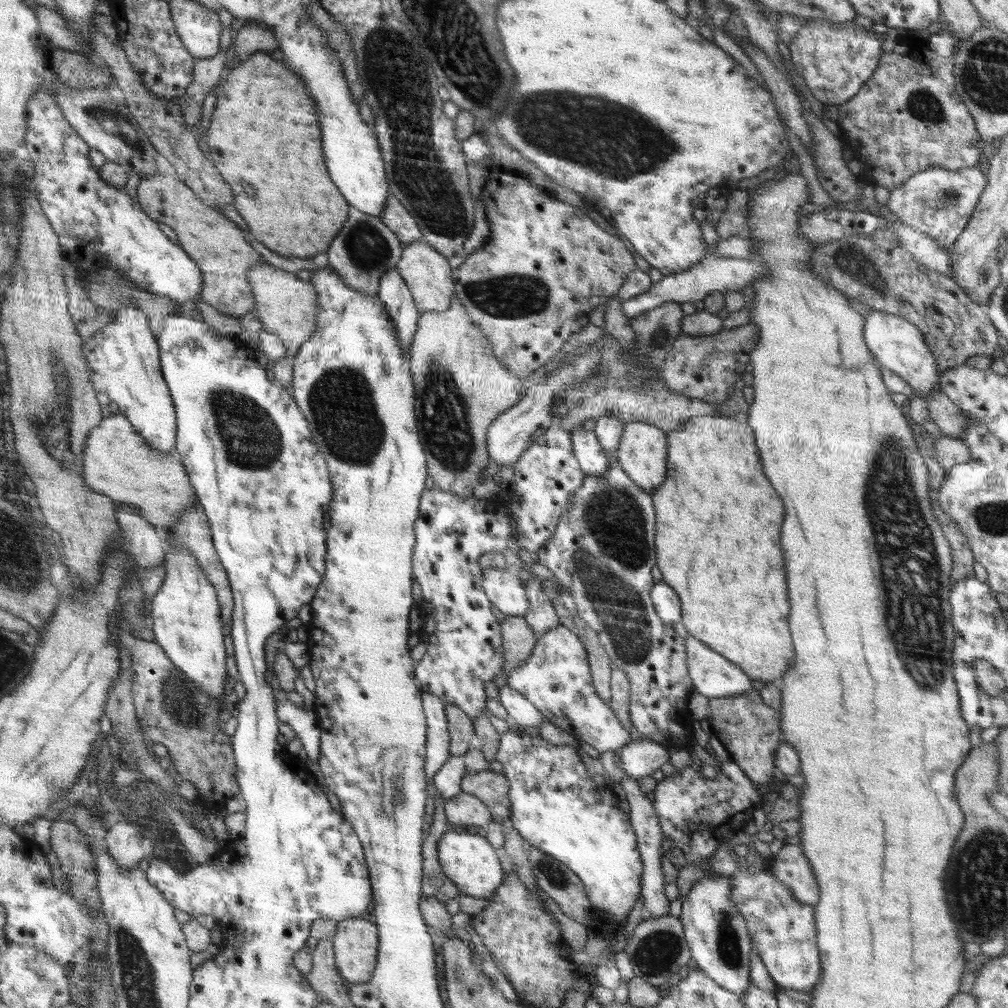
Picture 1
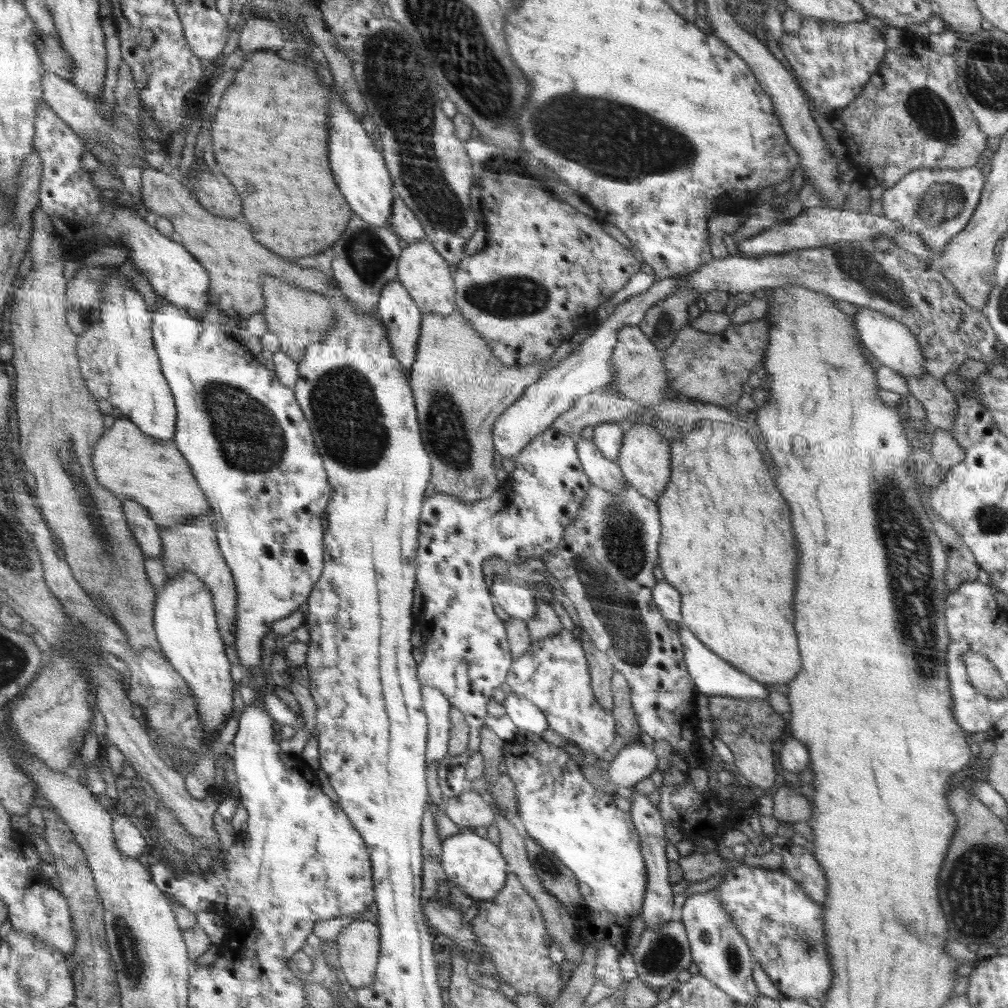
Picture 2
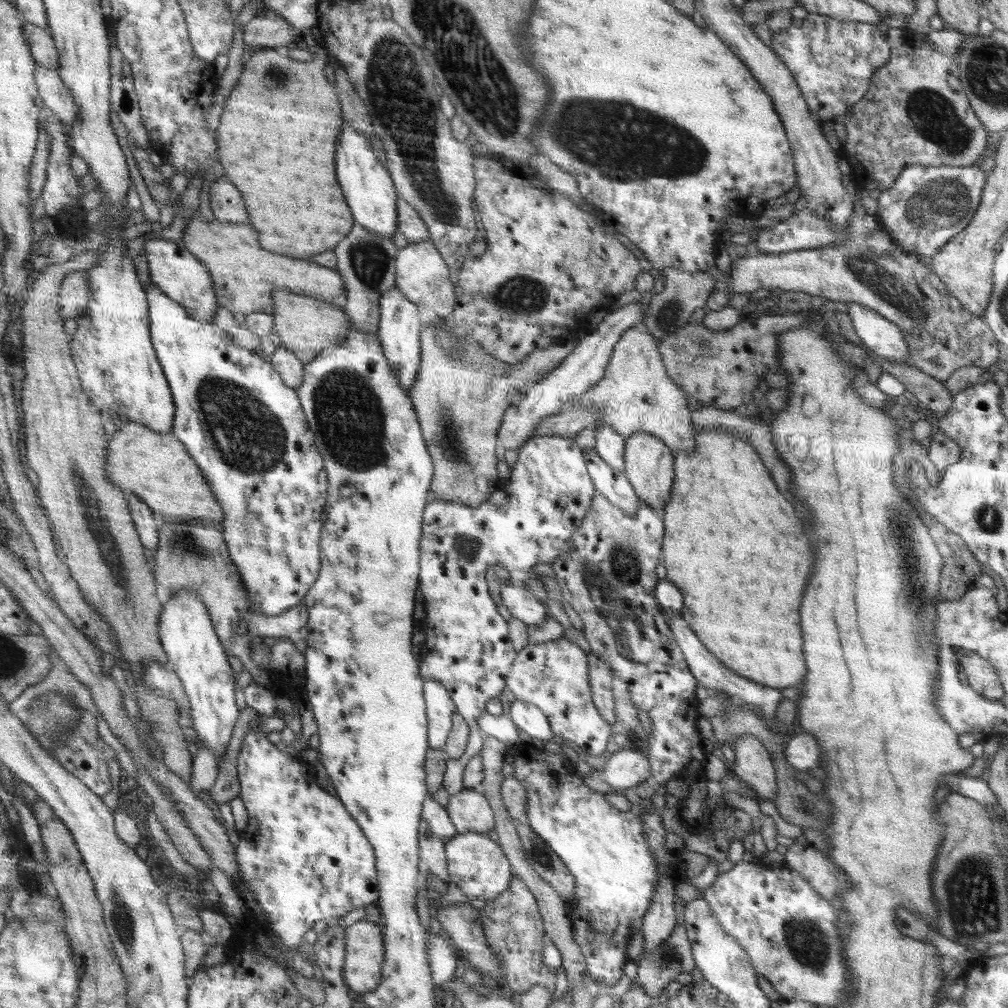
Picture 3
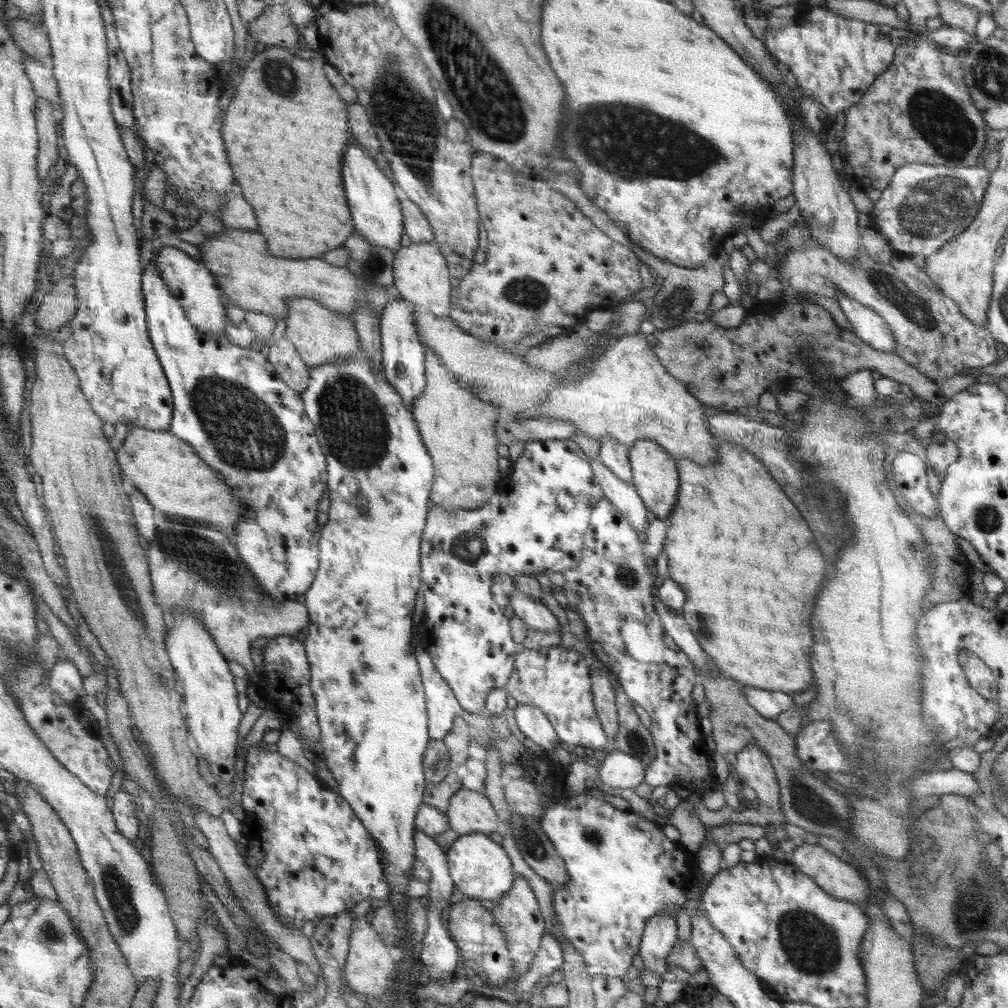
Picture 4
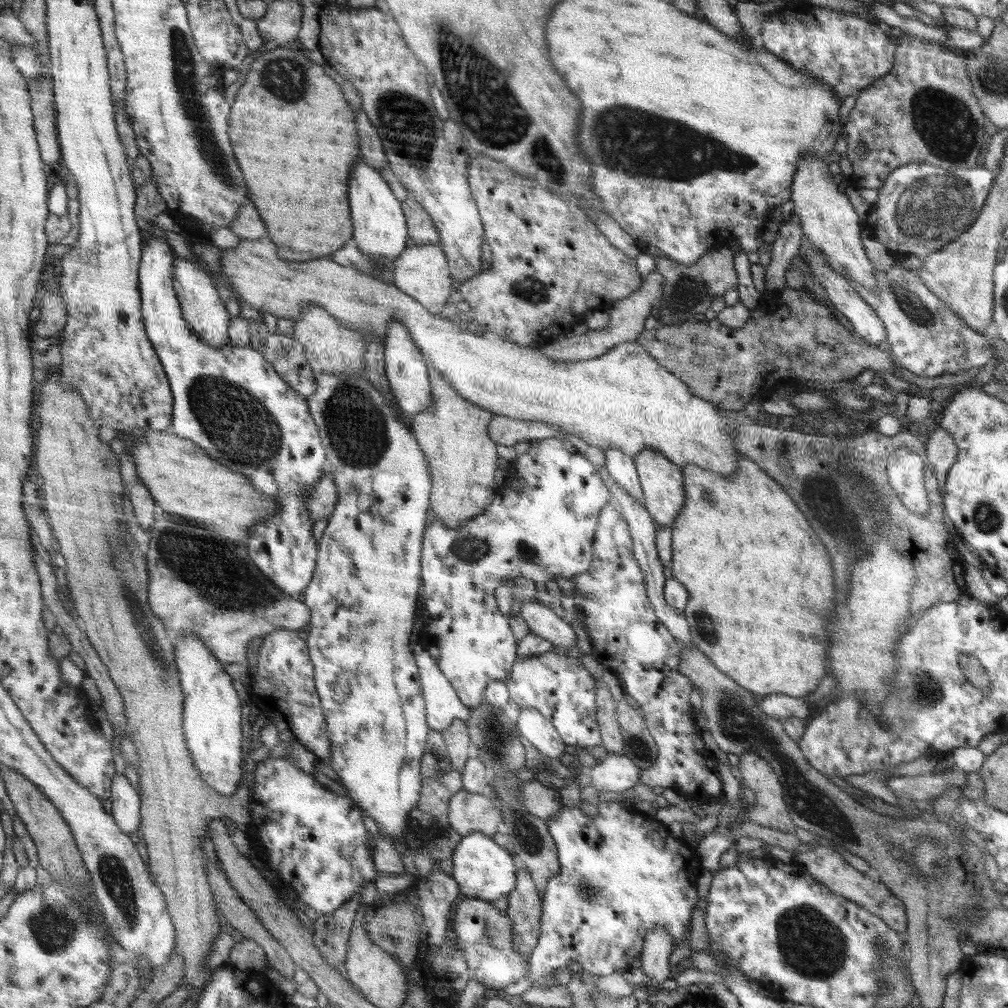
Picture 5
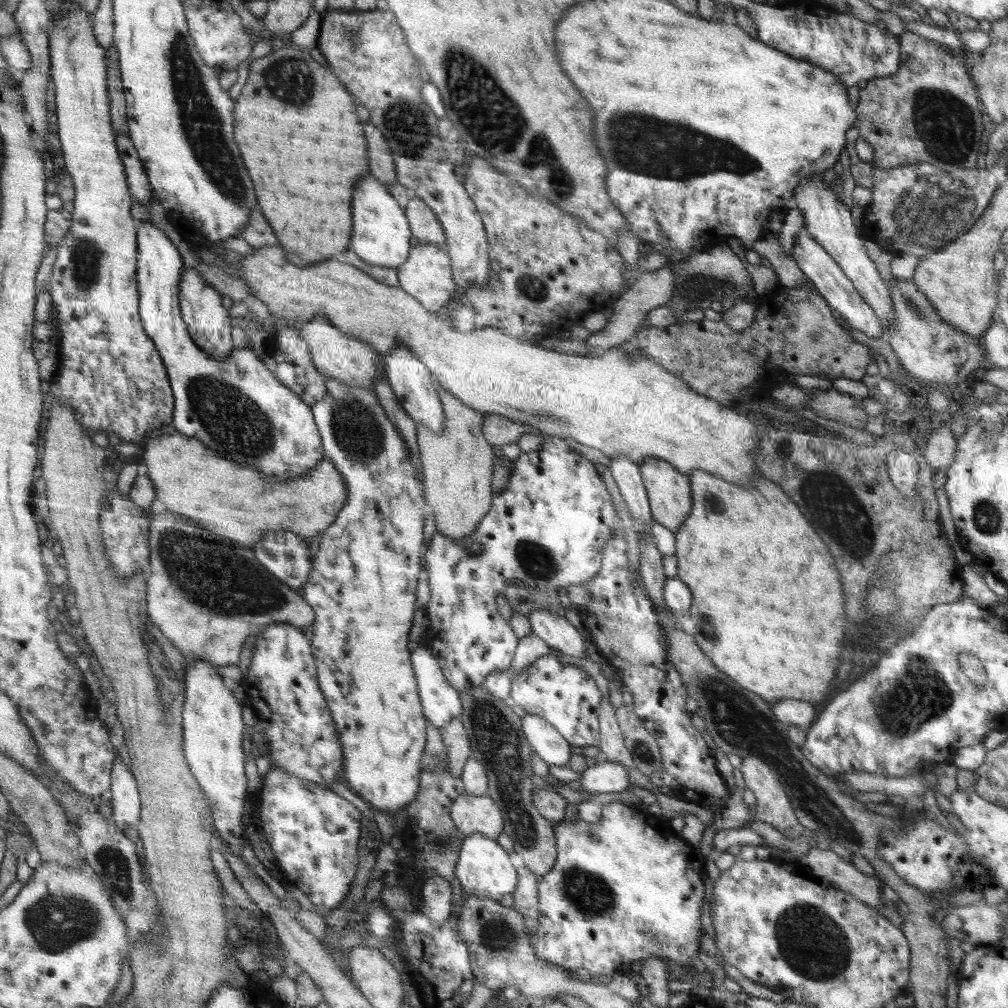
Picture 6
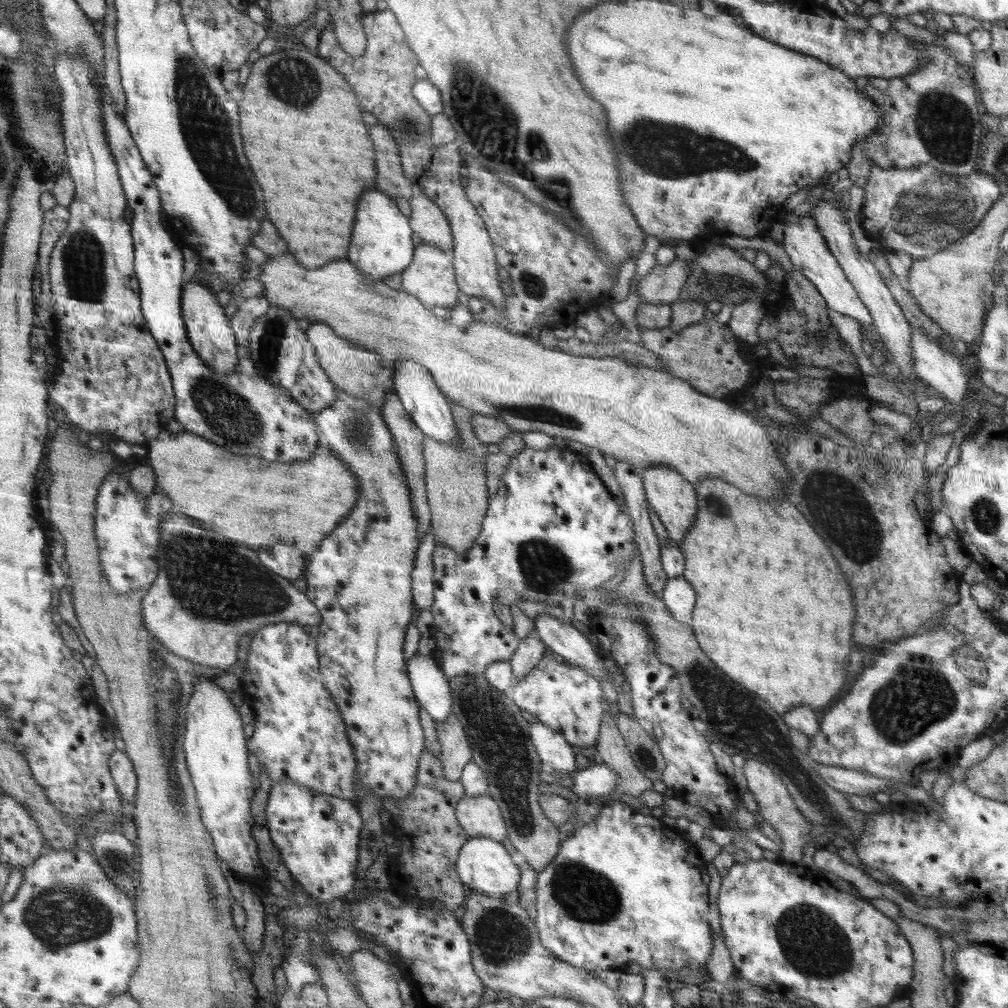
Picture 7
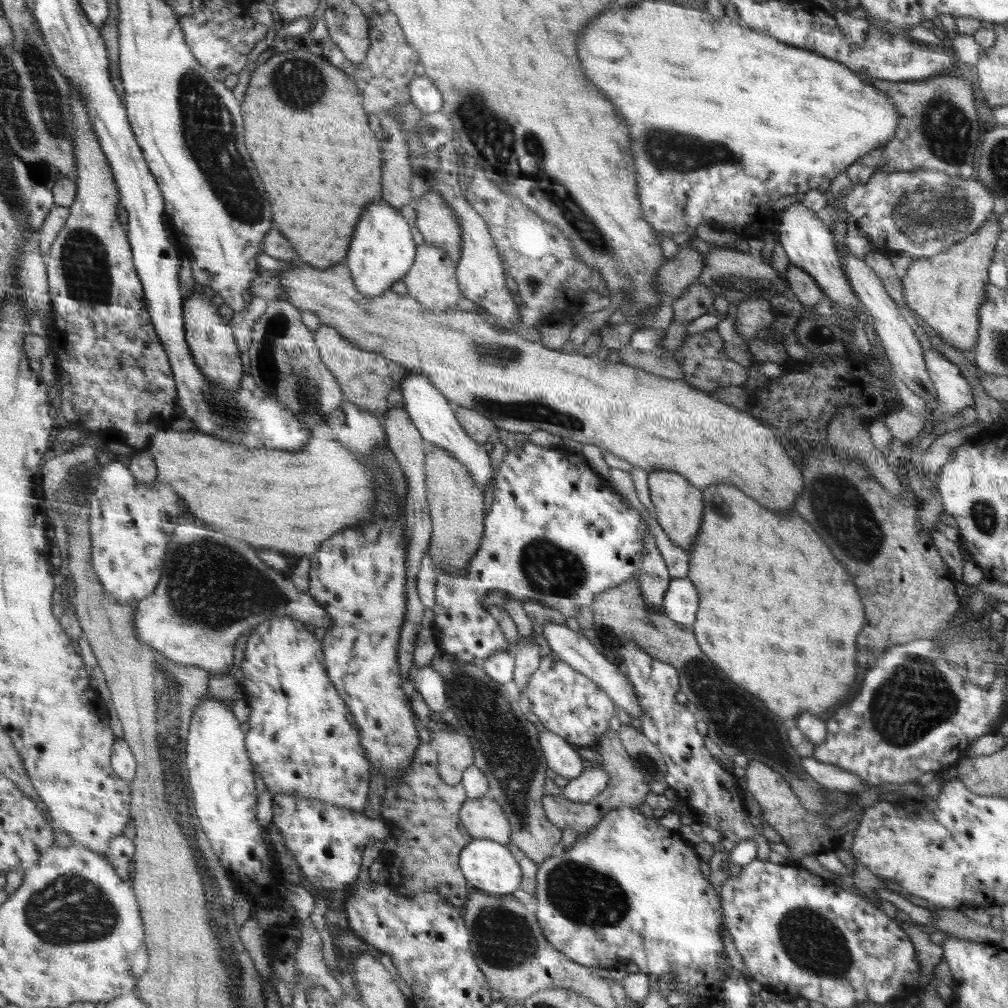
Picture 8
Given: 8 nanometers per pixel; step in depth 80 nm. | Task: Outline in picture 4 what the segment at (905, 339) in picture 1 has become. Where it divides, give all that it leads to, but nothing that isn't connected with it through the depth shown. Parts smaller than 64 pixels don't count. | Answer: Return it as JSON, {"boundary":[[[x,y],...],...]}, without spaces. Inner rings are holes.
{"boundary":[[[837,292],[837,301],[846,315],[853,333],[876,350],[895,352],[895,338],[887,322],[870,307]]]}

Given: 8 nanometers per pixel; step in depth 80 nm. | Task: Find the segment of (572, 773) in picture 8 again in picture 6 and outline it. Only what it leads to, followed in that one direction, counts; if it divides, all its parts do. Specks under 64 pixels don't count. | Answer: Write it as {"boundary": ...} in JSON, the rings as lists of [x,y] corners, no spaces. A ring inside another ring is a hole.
{"boundary":[[[522,713],[521,725],[526,741],[544,762],[554,766],[568,766],[572,747],[561,734],[541,716]]]}

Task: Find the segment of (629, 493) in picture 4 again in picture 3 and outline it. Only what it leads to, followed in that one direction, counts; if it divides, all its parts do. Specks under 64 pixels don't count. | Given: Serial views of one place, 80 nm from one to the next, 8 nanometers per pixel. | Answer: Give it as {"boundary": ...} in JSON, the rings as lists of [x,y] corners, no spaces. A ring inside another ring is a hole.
{"boundary":[[[585,448],[584,455],[586,468],[596,485],[597,493],[603,494],[618,508],[624,509],[627,515],[635,515],[640,498],[625,473],[604,462],[595,448]]]}

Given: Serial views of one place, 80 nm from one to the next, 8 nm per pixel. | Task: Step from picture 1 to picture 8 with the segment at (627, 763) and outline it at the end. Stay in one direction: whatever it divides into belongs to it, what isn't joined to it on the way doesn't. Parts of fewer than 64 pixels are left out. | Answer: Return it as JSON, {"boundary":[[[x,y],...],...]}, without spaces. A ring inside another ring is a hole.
{"boundary":[[[595,764],[591,769],[584,769],[576,778],[570,780],[561,794],[570,803],[589,803],[596,798],[609,784],[609,776],[602,764]]]}

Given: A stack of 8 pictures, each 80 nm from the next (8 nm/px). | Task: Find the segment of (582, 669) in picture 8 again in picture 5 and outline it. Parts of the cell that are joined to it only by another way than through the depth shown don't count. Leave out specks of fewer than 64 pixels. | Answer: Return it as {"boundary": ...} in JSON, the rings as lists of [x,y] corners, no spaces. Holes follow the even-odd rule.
{"boundary":[[[522,599],[519,616],[531,628],[531,633],[550,640],[555,649],[577,646],[577,636],[569,620],[558,617],[552,609],[537,603],[536,600]]]}

